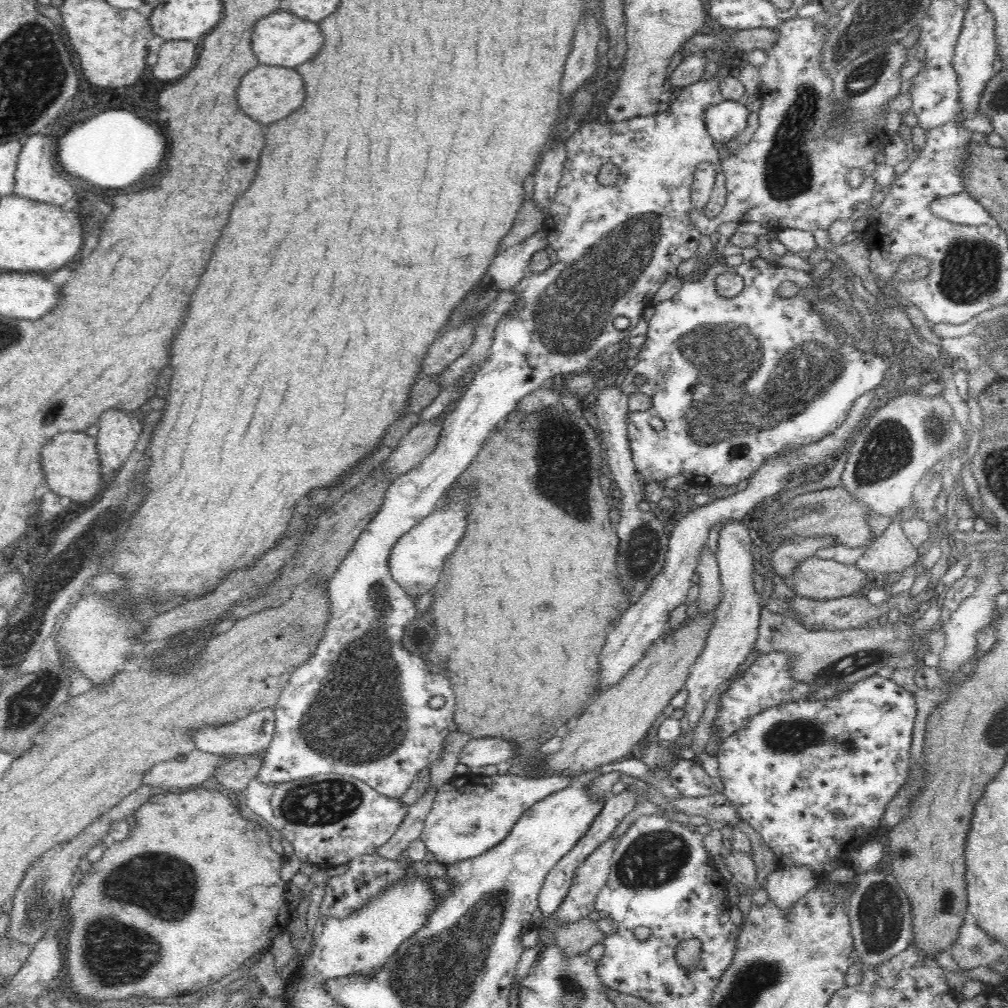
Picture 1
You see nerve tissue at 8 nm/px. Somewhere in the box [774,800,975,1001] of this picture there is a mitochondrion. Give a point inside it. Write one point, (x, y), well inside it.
(879, 918)

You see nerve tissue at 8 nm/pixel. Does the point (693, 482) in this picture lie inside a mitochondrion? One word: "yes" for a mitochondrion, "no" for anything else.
no

